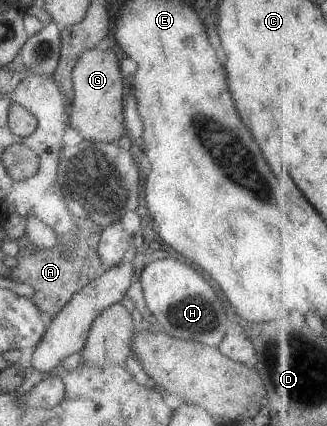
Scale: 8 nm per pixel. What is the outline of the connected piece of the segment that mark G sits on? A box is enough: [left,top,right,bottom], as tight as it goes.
[69,48,126,142]

